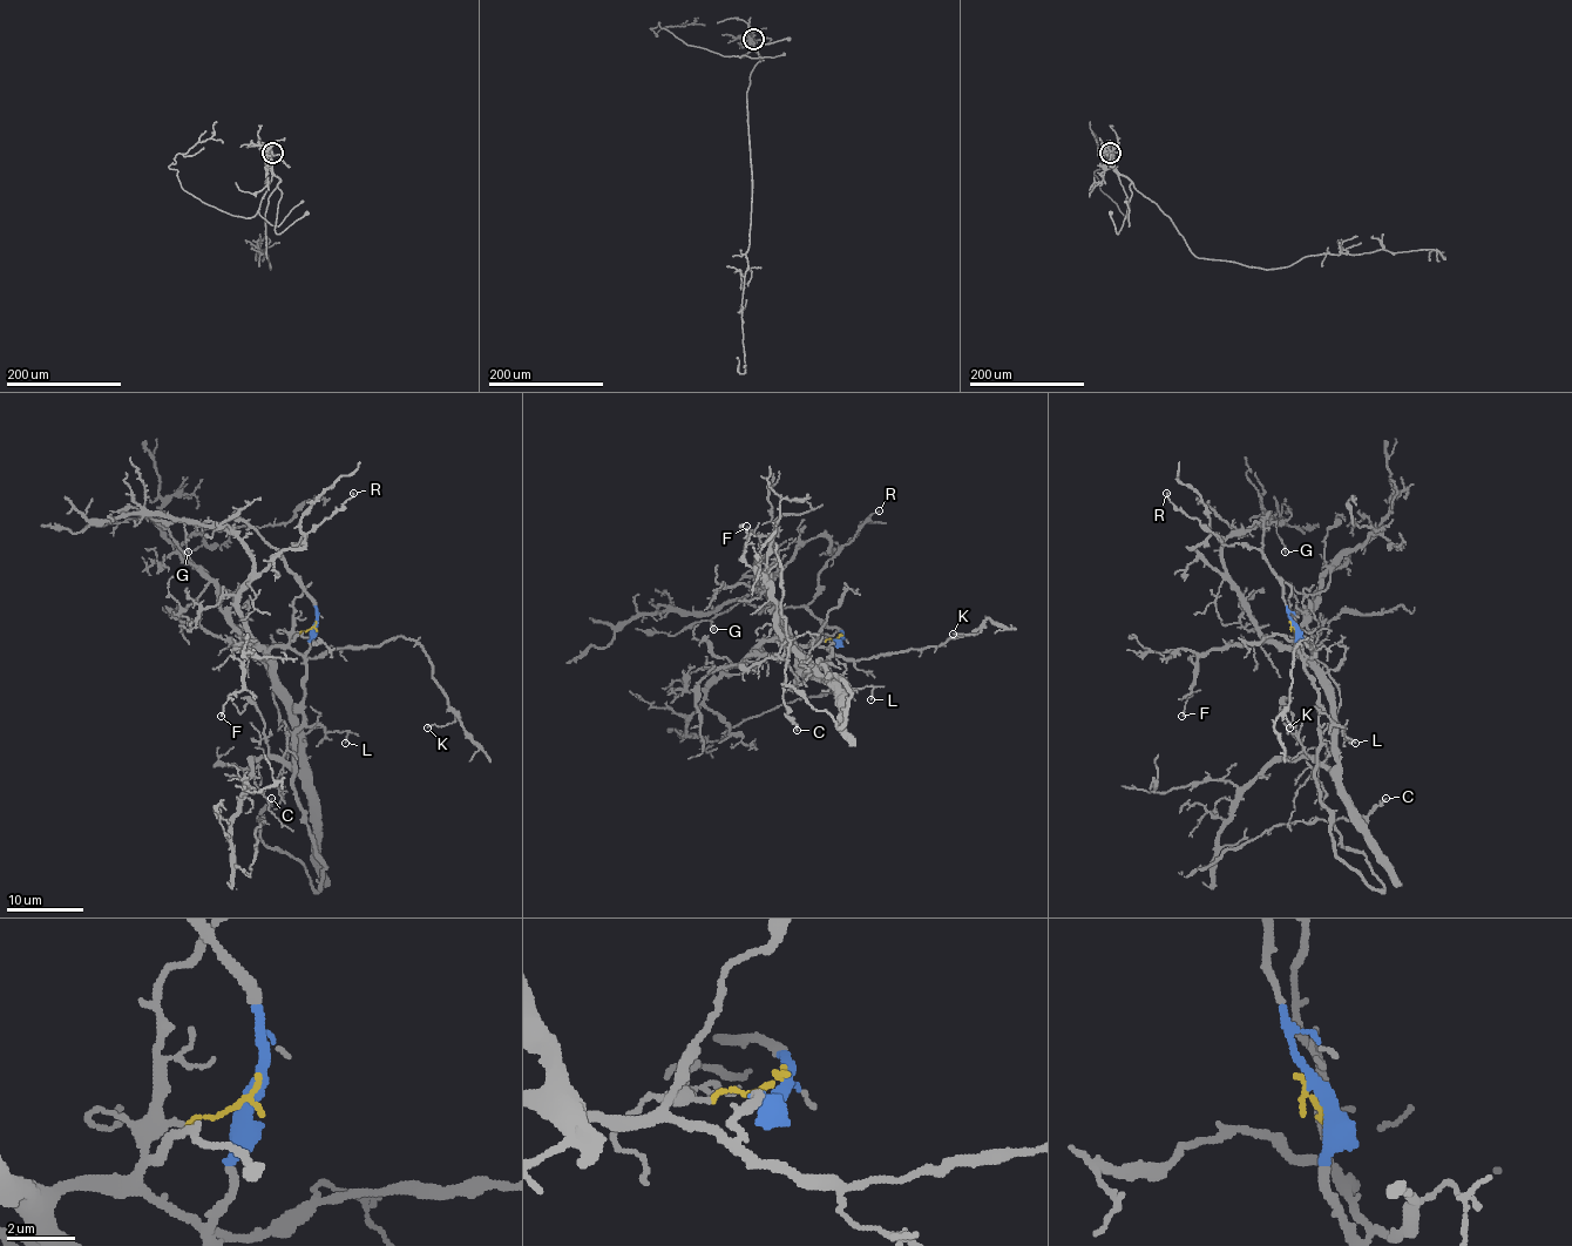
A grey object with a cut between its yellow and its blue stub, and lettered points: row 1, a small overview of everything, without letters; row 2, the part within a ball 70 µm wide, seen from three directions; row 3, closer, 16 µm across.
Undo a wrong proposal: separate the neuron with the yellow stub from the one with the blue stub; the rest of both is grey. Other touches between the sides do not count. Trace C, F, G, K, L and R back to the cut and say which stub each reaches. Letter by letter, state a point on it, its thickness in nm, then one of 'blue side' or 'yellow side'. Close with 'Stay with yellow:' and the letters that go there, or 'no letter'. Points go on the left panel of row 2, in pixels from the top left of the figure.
C: (271, 798) | 110 nm | blue side
F: (221, 716) | 120 nm | yellow side
G: (188, 552) | 120 nm | blue side
K: (427, 728) | 130 nm | yellow side
L: (345, 743) | 130 nm | yellow side
R: (353, 493) | 110 nm | blue side
Stay with yellow: F, K, L

